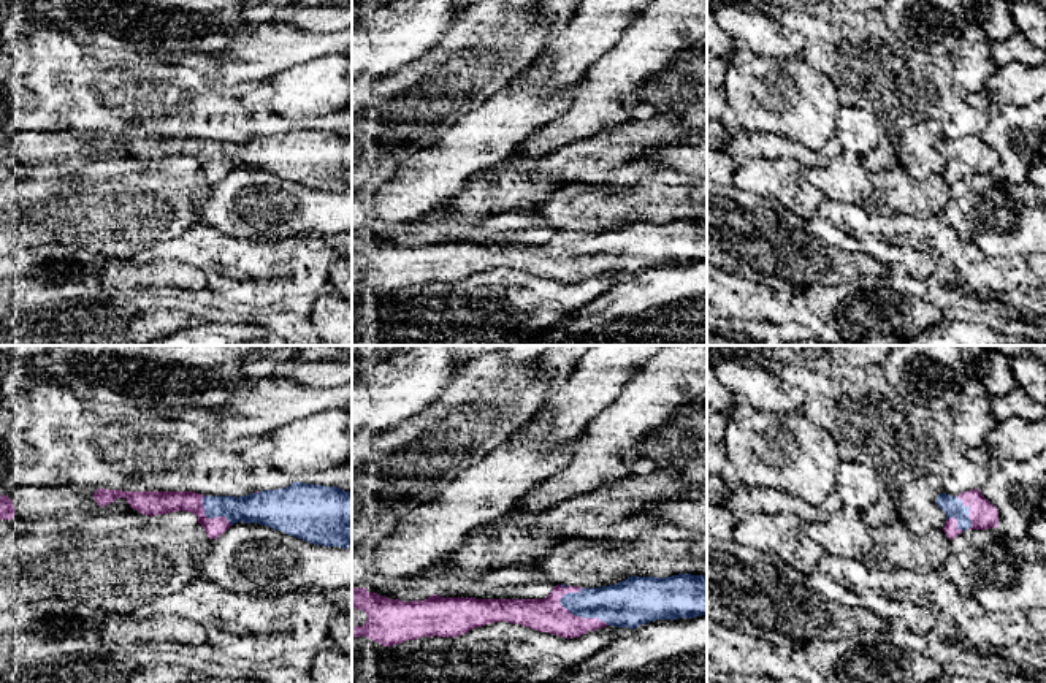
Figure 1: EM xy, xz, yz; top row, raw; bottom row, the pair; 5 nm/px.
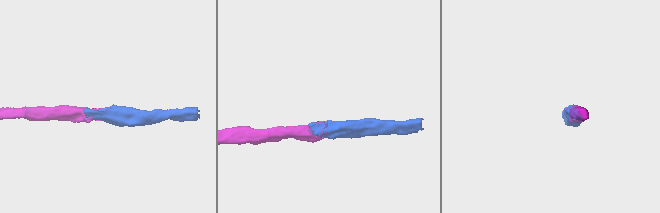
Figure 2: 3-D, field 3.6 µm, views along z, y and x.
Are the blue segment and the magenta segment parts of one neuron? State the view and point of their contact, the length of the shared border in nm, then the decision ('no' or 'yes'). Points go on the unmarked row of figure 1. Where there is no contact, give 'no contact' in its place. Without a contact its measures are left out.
xz (584, 262) | 300 nm | yes

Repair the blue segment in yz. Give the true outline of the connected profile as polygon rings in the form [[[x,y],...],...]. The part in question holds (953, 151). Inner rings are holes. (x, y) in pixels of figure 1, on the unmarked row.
[[[978,133],[964,136],[959,141],[938,139],[937,149],[946,158],[943,176],[951,184],[967,174],[998,173],[998,155]]]

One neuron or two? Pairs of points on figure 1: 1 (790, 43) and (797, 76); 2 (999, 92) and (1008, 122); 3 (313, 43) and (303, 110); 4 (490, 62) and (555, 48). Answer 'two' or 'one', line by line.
1: two
2: two
3: two
4: two

